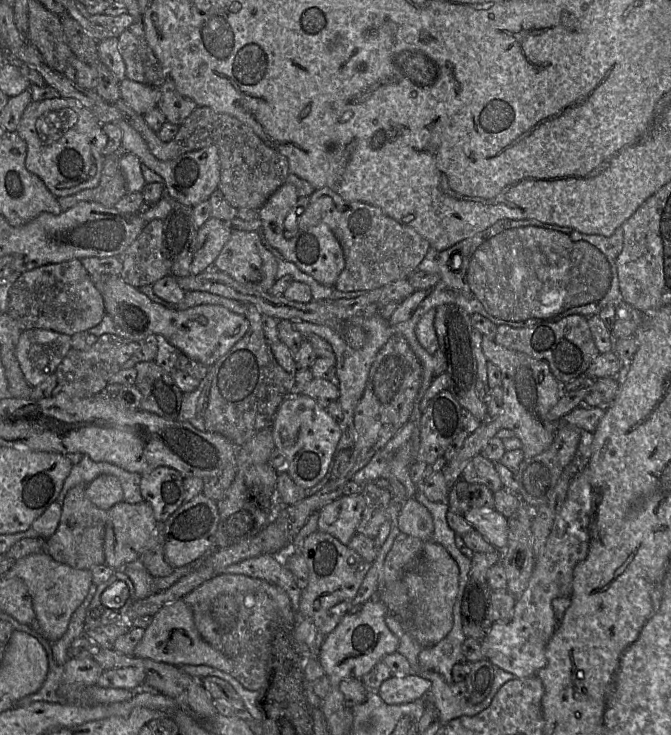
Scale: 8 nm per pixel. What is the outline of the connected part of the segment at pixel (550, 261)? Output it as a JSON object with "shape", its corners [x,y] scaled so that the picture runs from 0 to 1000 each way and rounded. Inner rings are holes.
{"shape":[[[750,298],[705,322],[659,341],[641,336],[621,367],[651,373],[656,380],[608,435],[586,442],[587,456],[596,456],[605,463],[629,498],[629,517],[618,550],[626,550],[648,513],[650,487],[626,469],[618,456],[618,445],[635,424],[660,414],[678,414],[700,429],[712,426],[729,435],[736,430],[753,437],[779,438],[776,445],[827,437],[852,427],[872,431],[891,429],[900,418],[915,415],[925,407],[918,352],[927,333],[925,307],[911,321],[900,322],[869,318],[846,309],[815,305],[797,298]]]}

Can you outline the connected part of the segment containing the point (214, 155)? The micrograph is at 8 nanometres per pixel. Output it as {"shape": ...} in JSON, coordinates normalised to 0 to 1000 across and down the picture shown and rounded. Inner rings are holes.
{"shape":[[[186,162],[173,167],[183,181],[180,205],[203,211],[212,223],[238,238],[252,267],[261,273],[279,279],[292,280],[313,269],[325,257],[328,246],[328,218],[325,203],[310,199],[297,204],[279,207],[252,219],[235,218],[222,204],[222,200],[209,181],[206,181]]]}

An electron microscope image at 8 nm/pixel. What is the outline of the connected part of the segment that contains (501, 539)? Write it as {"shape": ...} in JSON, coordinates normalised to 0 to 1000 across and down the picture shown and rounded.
{"shape":[[[699,691],[689,702],[739,747],[753,746],[757,737],[757,712],[748,699],[736,693]]]}

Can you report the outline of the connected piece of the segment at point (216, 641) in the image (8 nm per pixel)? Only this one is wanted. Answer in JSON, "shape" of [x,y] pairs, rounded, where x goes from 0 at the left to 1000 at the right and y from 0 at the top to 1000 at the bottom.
{"shape":[[[328,781],[306,790],[273,812],[286,830],[300,867],[347,901],[344,918],[368,939],[392,937],[402,924],[402,882],[413,856],[432,856],[437,863],[441,835],[428,807],[416,797],[390,788],[356,781]]]}

